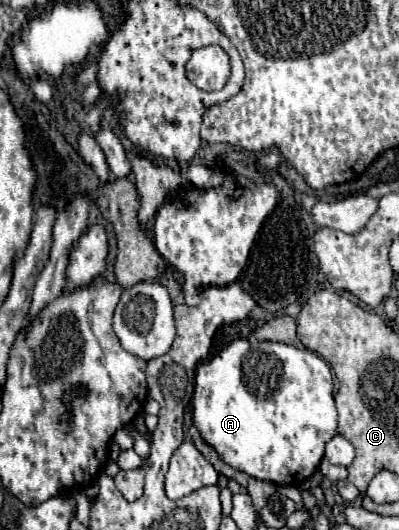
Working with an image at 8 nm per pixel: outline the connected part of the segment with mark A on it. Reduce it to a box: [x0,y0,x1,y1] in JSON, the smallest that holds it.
[192,338,338,486]

